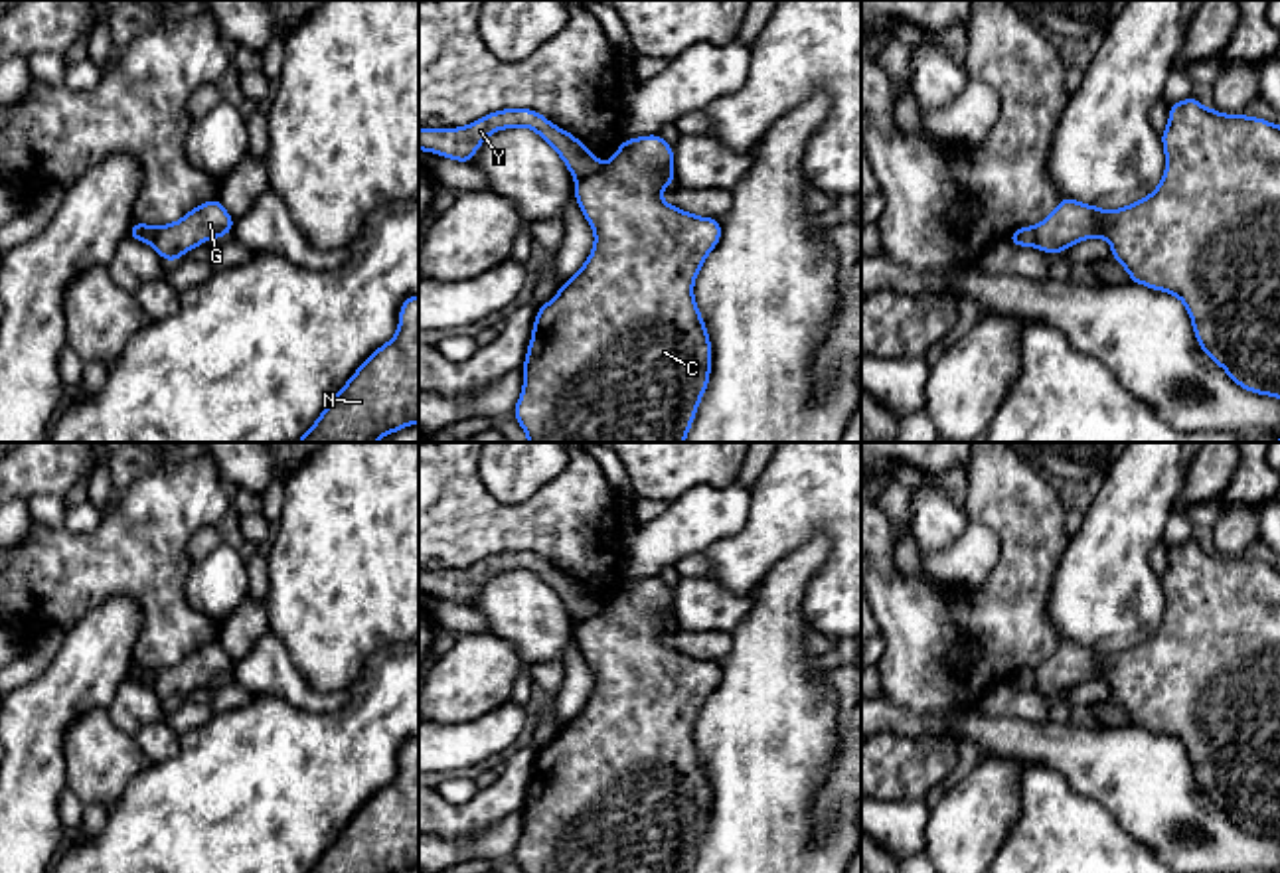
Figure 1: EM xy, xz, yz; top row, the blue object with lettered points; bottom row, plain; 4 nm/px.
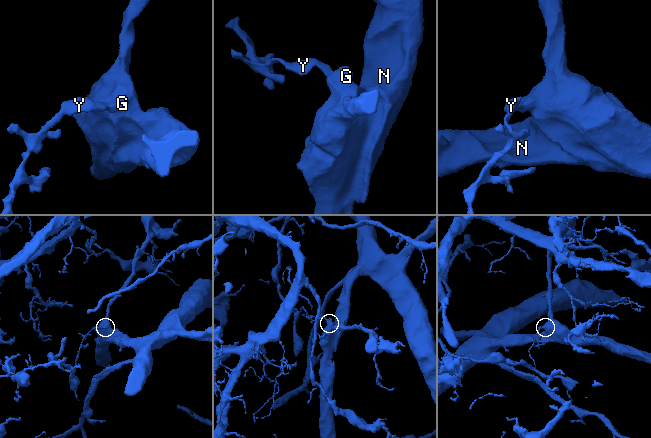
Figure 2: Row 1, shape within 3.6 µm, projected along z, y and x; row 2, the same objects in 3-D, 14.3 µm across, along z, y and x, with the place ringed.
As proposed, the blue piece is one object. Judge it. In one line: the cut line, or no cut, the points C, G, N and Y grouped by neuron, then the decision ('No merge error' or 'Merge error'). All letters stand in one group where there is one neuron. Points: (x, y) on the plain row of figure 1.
Split along xz (603, 609), (577, 623). Groups: C G N / Y. Merge error

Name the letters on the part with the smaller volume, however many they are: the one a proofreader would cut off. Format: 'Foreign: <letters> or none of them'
Foreign: Y

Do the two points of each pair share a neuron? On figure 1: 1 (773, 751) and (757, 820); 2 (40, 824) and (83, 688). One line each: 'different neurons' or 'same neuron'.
1: same neuron
2: same neuron

